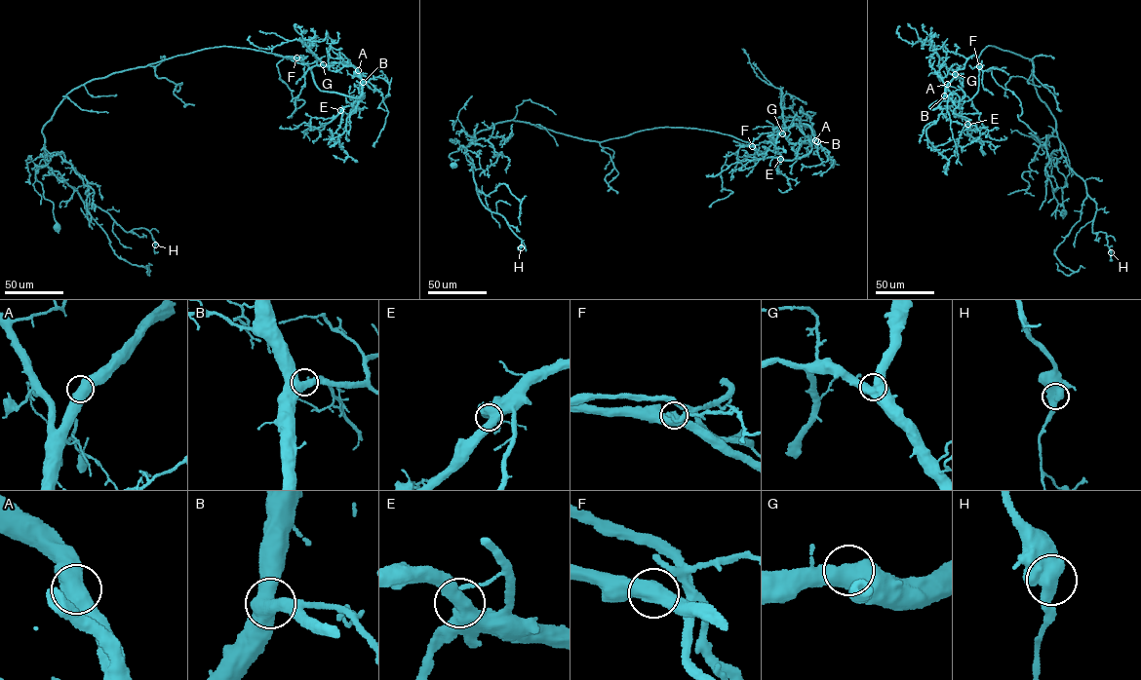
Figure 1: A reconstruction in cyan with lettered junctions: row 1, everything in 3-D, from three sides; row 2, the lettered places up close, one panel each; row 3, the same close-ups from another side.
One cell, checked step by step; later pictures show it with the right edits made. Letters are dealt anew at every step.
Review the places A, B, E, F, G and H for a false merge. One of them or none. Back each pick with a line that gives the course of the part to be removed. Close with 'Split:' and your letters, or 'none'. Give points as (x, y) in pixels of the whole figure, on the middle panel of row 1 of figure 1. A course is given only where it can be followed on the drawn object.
F: (752, 146), (668, 127), (599, 142), (513, 120), (475, 134), (477, 193), (505, 184), (519, 213), (526, 196)
Split: F

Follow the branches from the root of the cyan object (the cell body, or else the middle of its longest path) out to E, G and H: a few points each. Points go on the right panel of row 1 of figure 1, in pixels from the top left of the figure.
E: (1062, 213), (1069, 160), (1032, 61), (982, 51), (976, 94), (929, 105), (967, 124)
G: (1062, 213), (1069, 160), (1032, 61), (985, 47), (976, 94), (930, 108), (955, 74)
H: (1062, 213), (1070, 167), (1060, 142), (1067, 164), (1096, 204), (1092, 231), (1106, 233), (1111, 252)

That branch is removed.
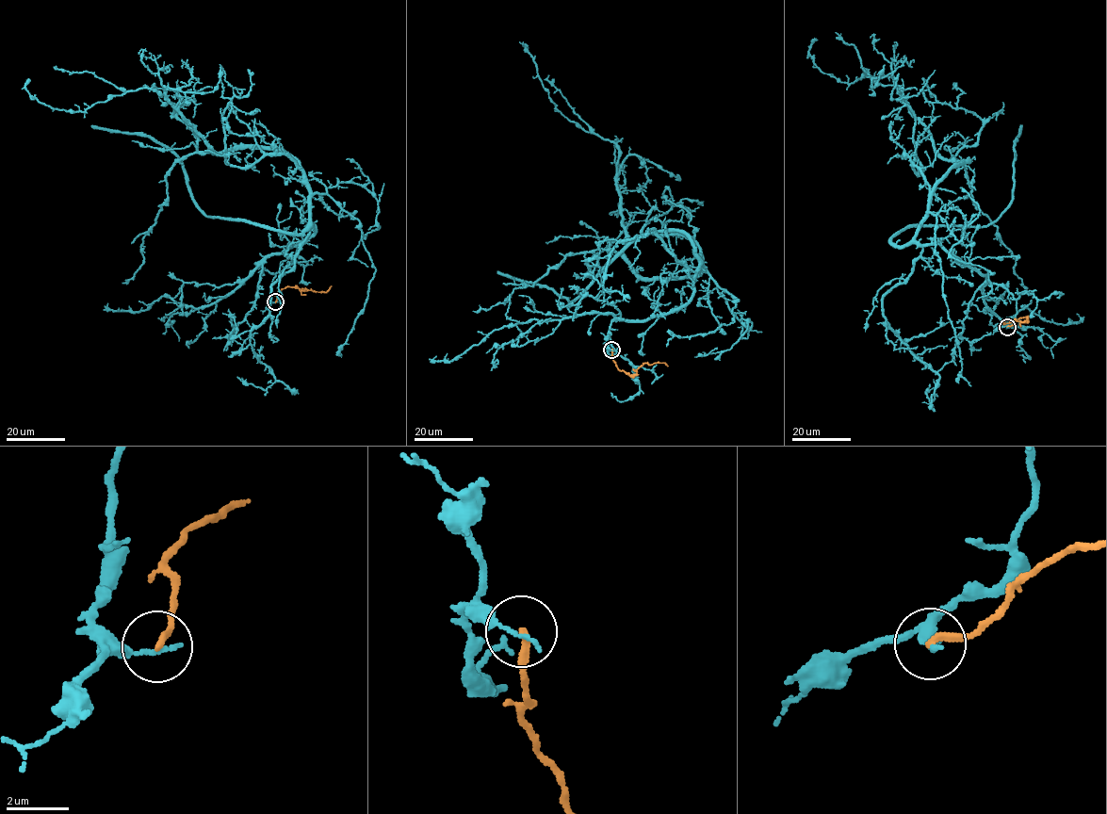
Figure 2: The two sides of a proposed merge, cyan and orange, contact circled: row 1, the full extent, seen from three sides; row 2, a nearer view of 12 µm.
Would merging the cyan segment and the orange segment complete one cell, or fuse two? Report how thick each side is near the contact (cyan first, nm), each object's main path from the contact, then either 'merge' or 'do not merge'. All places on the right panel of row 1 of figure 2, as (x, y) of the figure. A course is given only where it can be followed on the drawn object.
140/220 nm | cyan via (1007, 327), (1011, 293), (915, 239), (930, 193), (968, 160), (945, 159), (892, 86), (822, 73), (815, 39) | orange via (1007, 327), (1027, 317), (1025, 321), (1011, 320), (1003, 324), (1005, 318) | do not merge

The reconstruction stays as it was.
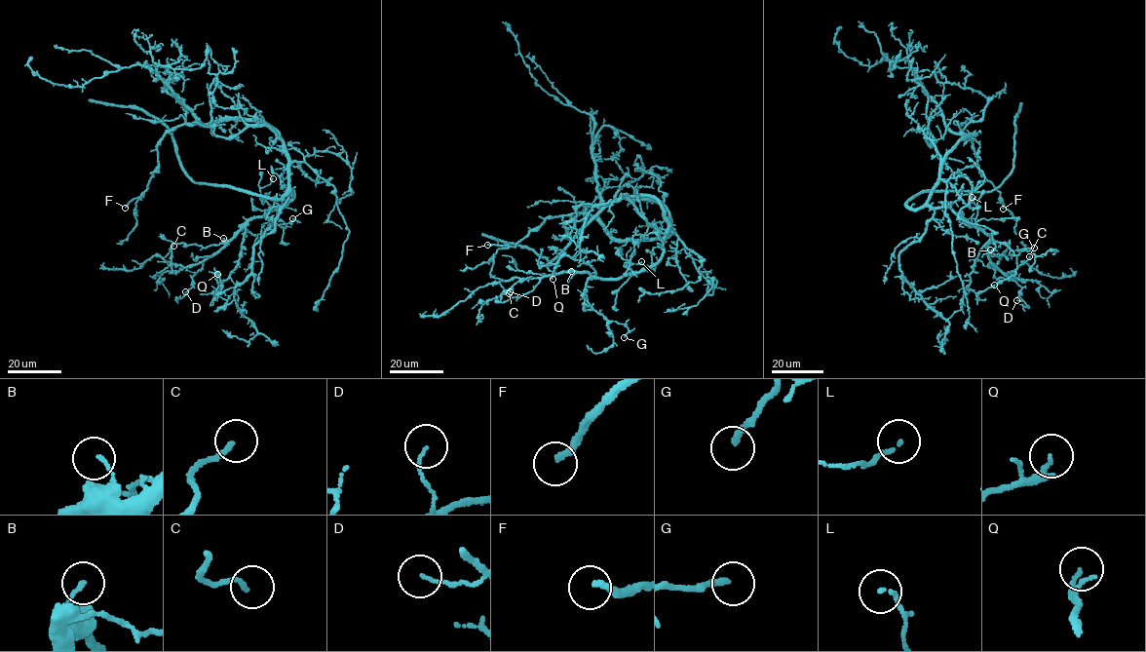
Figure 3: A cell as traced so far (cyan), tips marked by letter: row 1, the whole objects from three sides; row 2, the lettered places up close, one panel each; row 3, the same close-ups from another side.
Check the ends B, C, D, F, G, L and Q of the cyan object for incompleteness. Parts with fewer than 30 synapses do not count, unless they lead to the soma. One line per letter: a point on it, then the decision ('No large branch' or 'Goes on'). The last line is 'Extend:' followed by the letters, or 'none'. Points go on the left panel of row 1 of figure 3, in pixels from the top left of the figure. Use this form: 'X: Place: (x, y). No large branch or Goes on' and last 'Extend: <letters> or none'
B: Place: (223, 238). No large branch
C: Place: (173, 246). No large branch
D: Place: (185, 291). No large branch
F: Place: (125, 208). Goes on
G: Place: (292, 218). No large branch
L: Place: (273, 178). No large branch
Q: Place: (217, 274). No large branch
Extend: F

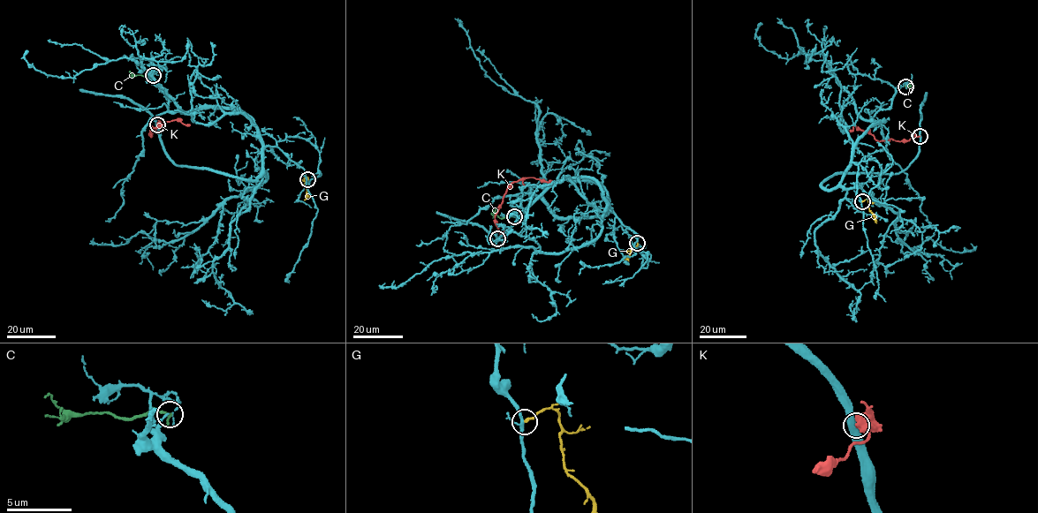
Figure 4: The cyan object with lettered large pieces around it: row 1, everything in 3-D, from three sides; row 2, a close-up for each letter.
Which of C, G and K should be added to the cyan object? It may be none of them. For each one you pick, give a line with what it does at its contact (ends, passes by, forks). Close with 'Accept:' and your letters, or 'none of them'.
G: it ends
Accept: G

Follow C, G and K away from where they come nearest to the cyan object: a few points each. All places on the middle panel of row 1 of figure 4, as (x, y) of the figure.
C: (514, 216), (499, 218), (493, 210)
G: (637, 243), (627, 257), (622, 259)
K: (497, 239), (501, 231), (495, 215), (507, 188), (514, 182), (531, 177), (548, 182), (552, 180)

